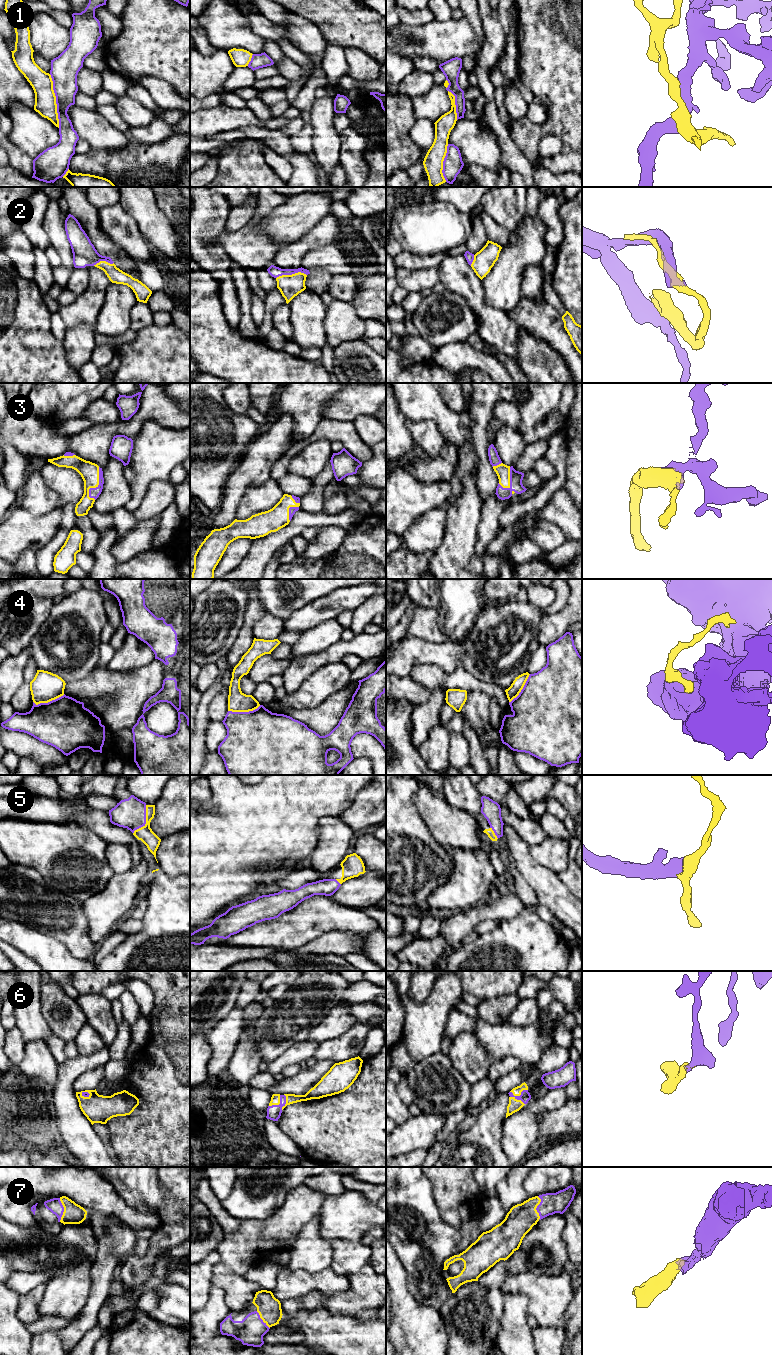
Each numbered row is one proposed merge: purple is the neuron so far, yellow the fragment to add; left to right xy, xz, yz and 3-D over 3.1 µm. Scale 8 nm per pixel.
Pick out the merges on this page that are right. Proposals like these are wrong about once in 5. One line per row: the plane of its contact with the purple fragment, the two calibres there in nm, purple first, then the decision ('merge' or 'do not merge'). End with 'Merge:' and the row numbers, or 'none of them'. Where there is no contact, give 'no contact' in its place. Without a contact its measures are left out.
1: xy | 220/180 nm | do not merge
2: xz | 90/180 nm | merge
3: xy | 80/150 nm | merge
4: xz | 480/160 nm | do not merge
5: xy | 240/120 nm | merge
6: yz | 90/70 nm | merge
7: xy | 110/160 nm | merge
Merge: 2, 3, 5, 6, 7

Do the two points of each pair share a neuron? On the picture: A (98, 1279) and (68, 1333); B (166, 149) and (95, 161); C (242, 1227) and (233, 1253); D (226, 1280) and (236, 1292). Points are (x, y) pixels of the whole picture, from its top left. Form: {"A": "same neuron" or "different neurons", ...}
{"A": "same neuron", "B": "same neuron", "C": "same neuron", "D": "same neuron"}

